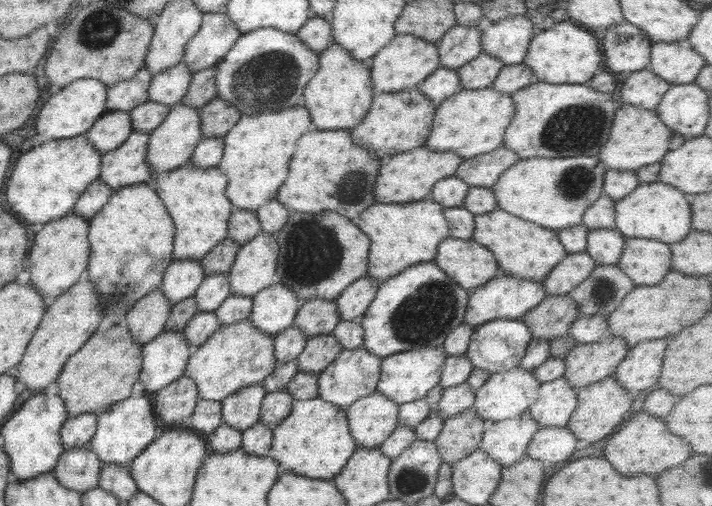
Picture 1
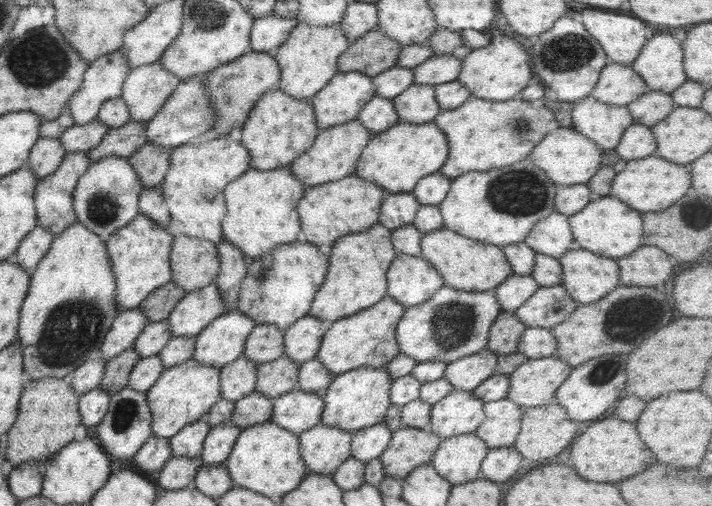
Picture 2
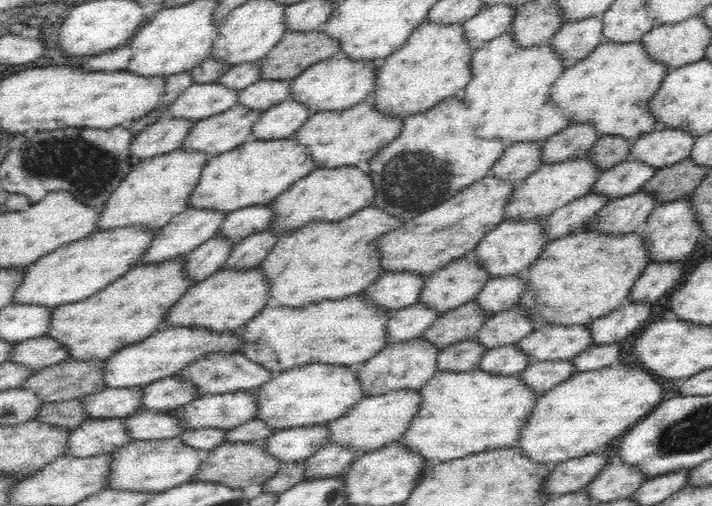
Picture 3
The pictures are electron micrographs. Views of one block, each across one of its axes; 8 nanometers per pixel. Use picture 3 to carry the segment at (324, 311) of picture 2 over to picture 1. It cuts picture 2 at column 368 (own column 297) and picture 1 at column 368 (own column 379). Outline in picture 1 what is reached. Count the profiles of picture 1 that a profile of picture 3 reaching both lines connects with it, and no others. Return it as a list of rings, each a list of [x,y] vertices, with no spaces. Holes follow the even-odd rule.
[[[426,198],[405,204],[373,203],[351,221],[369,238],[366,276],[379,282],[401,273],[408,266],[430,262],[439,242],[449,236],[443,206]]]

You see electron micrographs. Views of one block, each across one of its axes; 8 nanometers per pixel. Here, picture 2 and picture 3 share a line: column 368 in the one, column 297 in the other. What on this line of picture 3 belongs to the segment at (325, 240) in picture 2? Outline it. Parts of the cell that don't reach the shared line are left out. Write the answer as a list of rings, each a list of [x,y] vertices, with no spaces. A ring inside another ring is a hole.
[[[358,166],[318,168],[270,203],[277,217],[269,230],[281,235],[314,220],[336,222],[372,205],[375,198],[376,187],[369,171],[364,172]]]

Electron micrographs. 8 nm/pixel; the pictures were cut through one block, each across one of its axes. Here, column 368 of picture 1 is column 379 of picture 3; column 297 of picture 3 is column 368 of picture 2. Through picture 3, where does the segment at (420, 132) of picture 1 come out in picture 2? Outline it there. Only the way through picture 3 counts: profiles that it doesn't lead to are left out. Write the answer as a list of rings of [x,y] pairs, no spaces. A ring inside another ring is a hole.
[[[355,119],[337,126],[320,129],[315,135],[311,146],[303,154],[294,158],[287,167],[291,170],[293,178],[297,178],[297,182],[305,188],[348,177],[354,174],[357,157],[359,157],[361,150],[363,150],[371,136],[372,133],[365,126],[361,126],[361,122],[357,122]]]

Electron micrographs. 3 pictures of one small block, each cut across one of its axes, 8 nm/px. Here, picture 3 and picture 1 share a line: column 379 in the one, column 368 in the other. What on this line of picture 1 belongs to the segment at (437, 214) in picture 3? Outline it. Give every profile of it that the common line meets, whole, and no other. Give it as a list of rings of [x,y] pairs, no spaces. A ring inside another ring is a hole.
[[[291,212],[281,230],[275,234],[277,242],[277,263],[275,263],[275,282],[287,286],[297,298],[311,300],[334,300],[345,290],[351,282],[366,276],[367,251],[369,251],[369,238],[353,224],[353,222],[335,212]]]

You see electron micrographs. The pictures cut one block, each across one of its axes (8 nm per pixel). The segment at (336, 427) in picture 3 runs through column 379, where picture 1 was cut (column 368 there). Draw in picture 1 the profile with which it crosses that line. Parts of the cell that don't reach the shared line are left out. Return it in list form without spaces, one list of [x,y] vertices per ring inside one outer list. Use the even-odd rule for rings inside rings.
[[[373,392],[353,402],[344,410],[347,430],[358,449],[376,449],[397,426],[397,410],[393,400]]]

